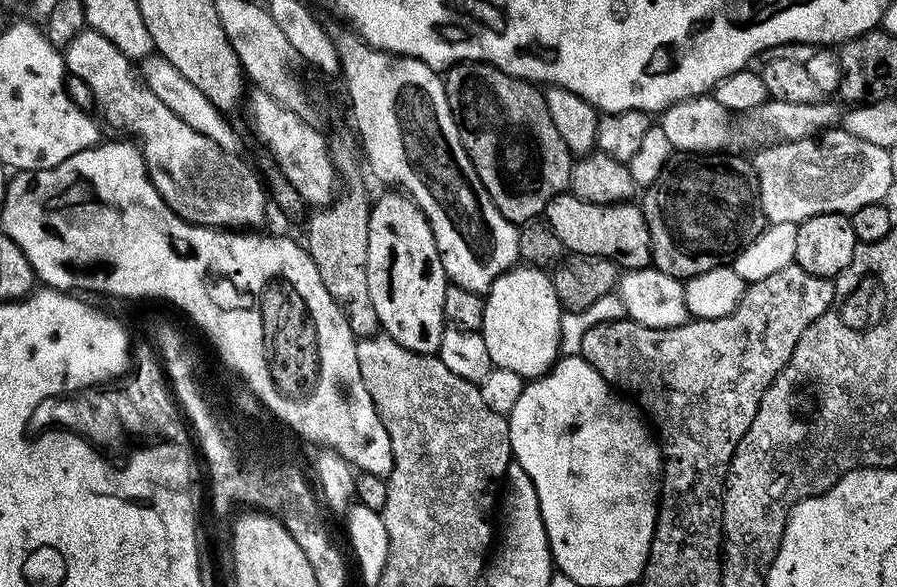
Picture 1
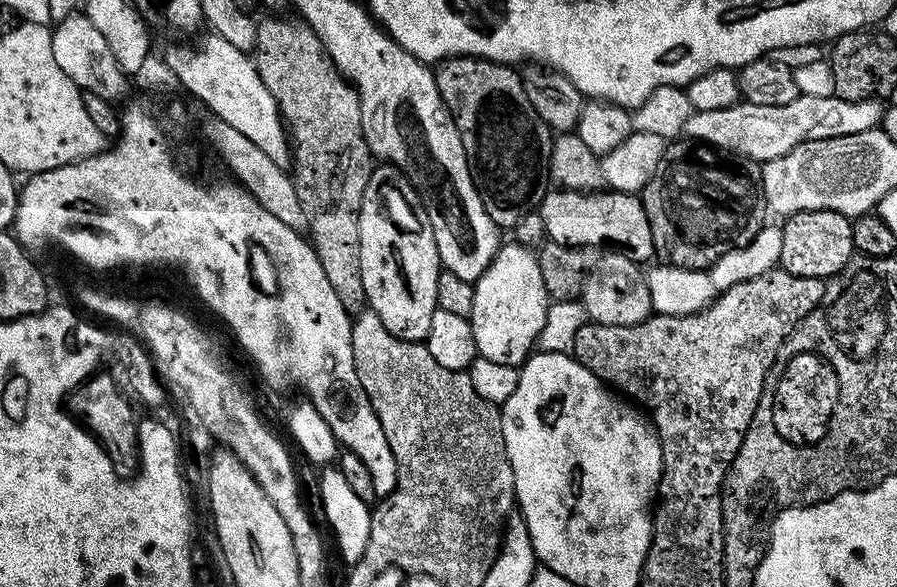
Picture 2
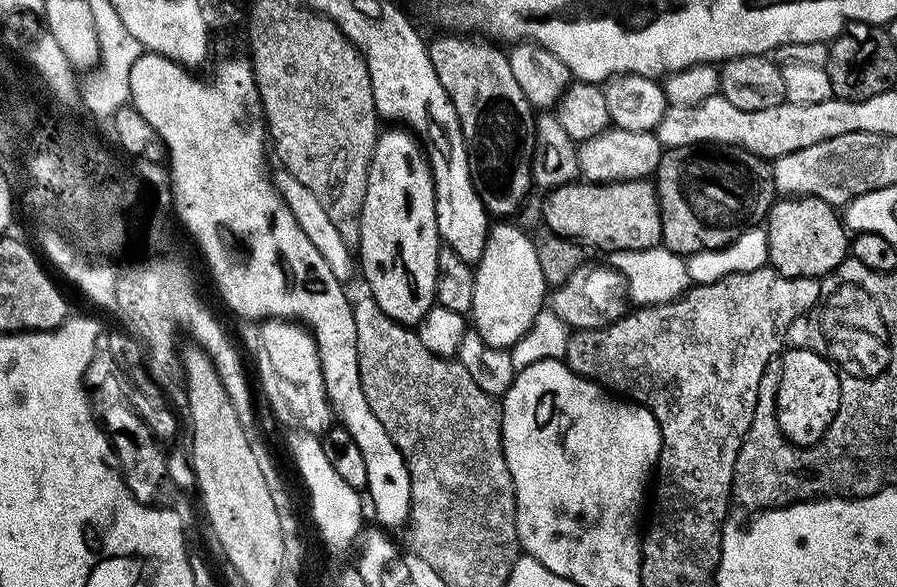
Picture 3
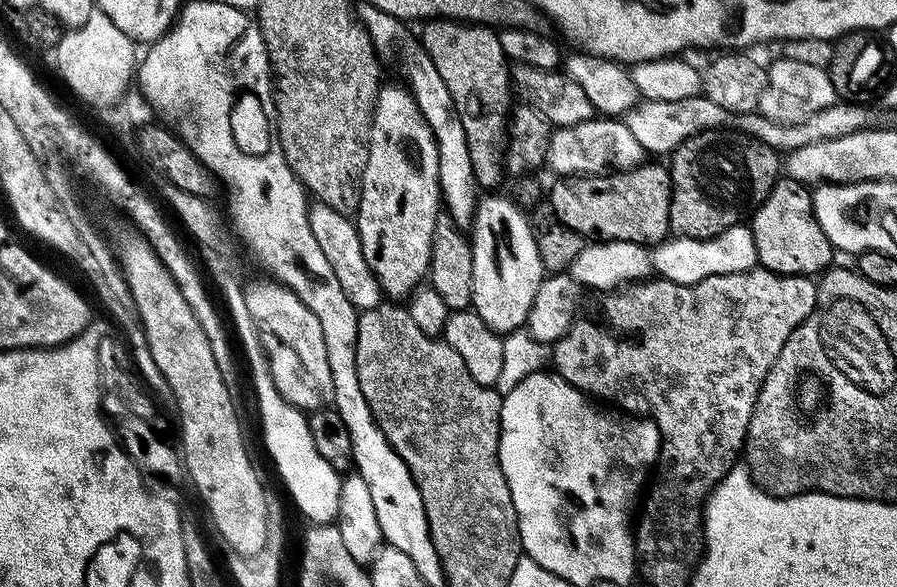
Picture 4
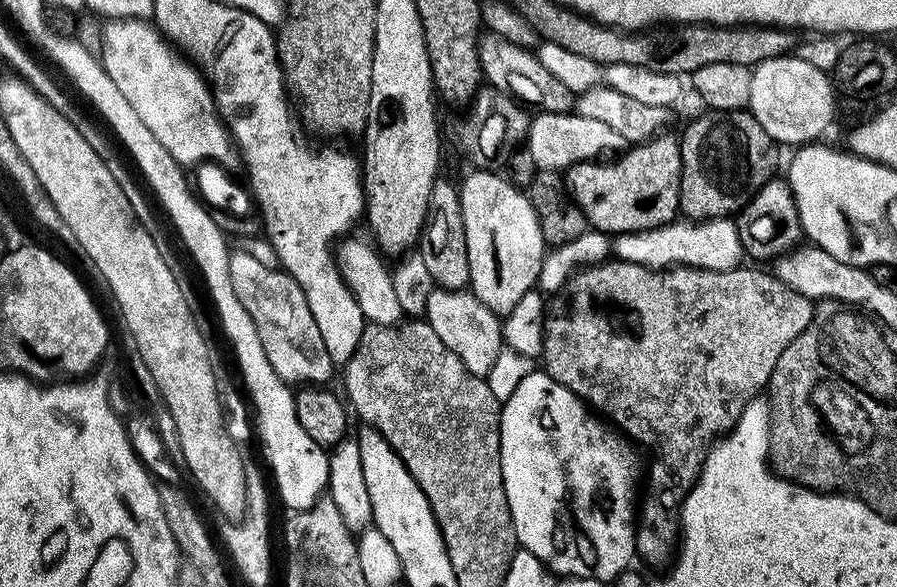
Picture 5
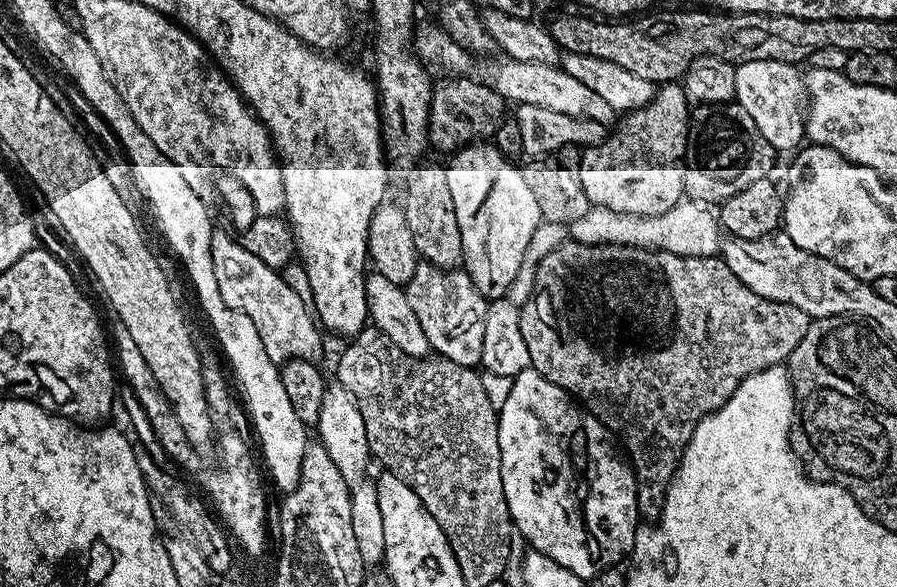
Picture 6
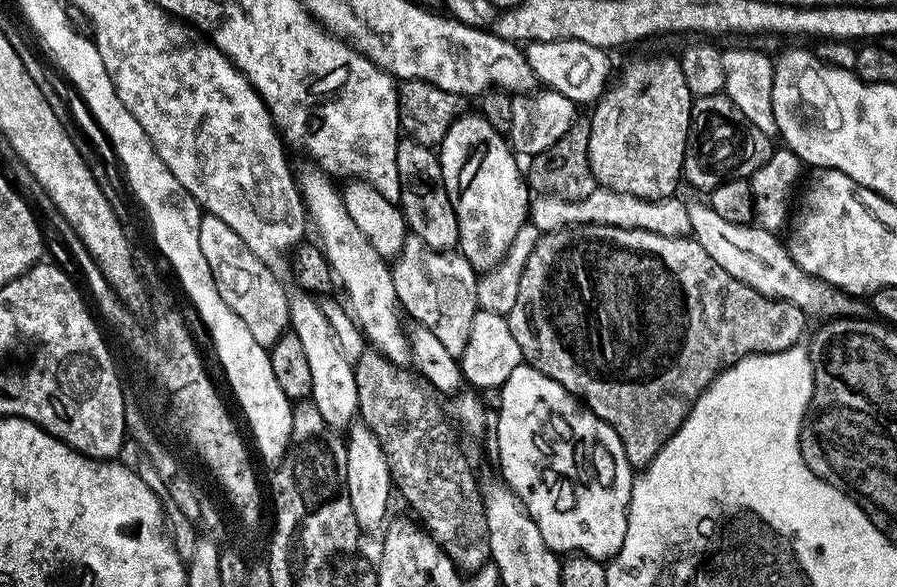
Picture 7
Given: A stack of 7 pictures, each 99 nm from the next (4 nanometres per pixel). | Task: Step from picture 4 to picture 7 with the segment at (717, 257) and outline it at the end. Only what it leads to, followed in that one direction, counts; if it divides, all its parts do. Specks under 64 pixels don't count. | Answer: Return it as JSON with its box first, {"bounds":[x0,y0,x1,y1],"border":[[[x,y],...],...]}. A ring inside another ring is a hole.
{"bounds":[529,188,692,237],"border":[[[598,188],[594,194],[588,195],[582,200],[564,200],[557,196],[547,194],[535,195],[529,203],[529,221],[536,226],[539,233],[553,232],[556,229],[572,227],[576,224],[600,224],[614,225],[616,228],[646,229],[647,232],[662,234],[664,237],[688,236],[692,227],[690,226],[690,211],[685,207],[679,197],[668,197],[665,200],[650,201],[638,199],[636,195],[628,192],[615,192],[609,188]]]}

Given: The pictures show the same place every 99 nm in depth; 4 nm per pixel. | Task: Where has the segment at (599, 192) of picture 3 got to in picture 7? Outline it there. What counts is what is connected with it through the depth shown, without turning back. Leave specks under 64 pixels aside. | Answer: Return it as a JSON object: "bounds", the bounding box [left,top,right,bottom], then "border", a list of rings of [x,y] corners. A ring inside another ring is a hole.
{"bounds":[588,55,694,201],"border":[[[675,55],[636,56],[625,62],[618,76],[619,72],[596,101],[596,113],[590,117],[588,157],[597,185],[607,186],[615,192],[628,192],[642,200],[660,201],[675,197],[678,192],[676,187],[682,184],[688,133],[692,131],[694,99],[690,86],[686,86],[679,59]]]}

